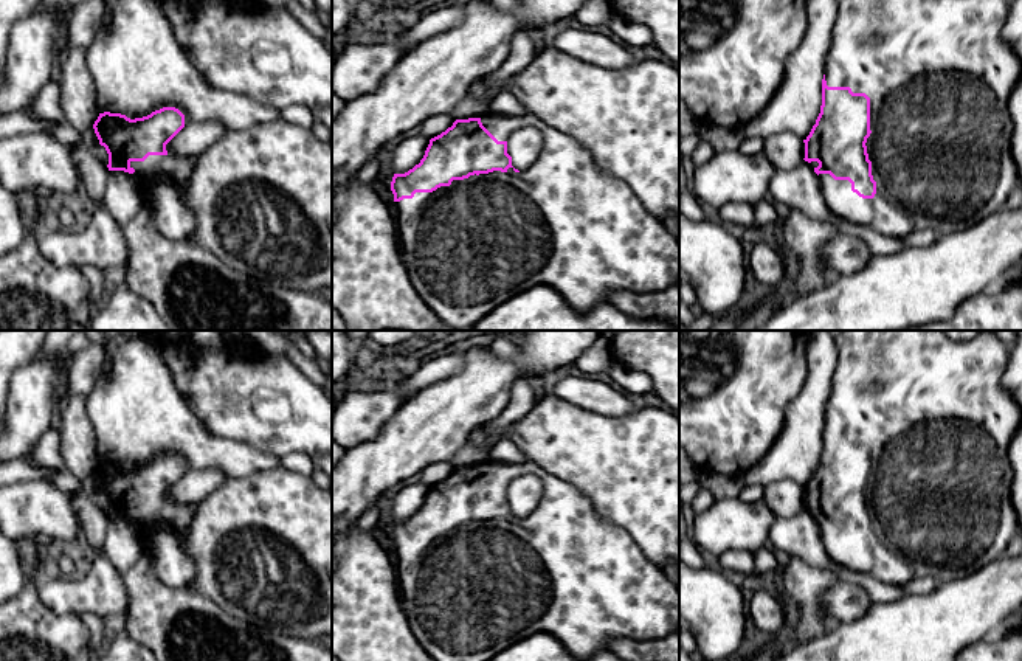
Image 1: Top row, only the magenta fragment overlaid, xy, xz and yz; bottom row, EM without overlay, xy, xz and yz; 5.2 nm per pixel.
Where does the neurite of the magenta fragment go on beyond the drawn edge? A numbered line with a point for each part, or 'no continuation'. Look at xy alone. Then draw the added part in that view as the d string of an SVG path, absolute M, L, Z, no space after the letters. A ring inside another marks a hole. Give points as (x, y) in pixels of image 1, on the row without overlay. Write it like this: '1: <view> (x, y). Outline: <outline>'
1: xy (163, 526). Outline: M149 503L144 509L130 509L143 551L154 554L155 576L172 588L191 588L195 577L195 565L185 549L195 504Z

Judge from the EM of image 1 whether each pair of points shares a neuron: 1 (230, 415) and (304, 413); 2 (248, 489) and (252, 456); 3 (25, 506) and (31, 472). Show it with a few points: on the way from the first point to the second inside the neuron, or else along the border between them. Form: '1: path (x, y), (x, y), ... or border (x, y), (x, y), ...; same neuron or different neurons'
1: path (248, 427), (253, 430), (286, 430); same neuron
2: border (278, 466), (228, 478); different neurons
3: border (51, 480), (20, 480), (16, 483); different neurons

